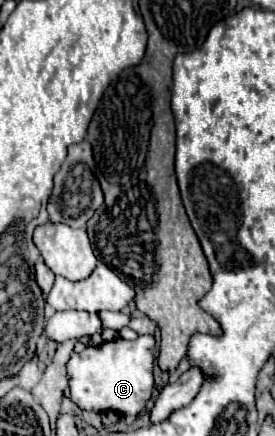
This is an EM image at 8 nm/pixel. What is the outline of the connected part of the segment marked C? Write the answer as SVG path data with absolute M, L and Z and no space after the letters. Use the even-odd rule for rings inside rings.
M141 335L135 341L125 341L125 339L115 339L109 343L101 343L101 345L93 345L93 347L85 347L81 353L73 353L65 365L67 371L67 381L69 381L69 399L83 411L117 411L121 415L129 415L129 417L137 417L147 401L153 395L153 363L155 363L155 339L153 335Z

